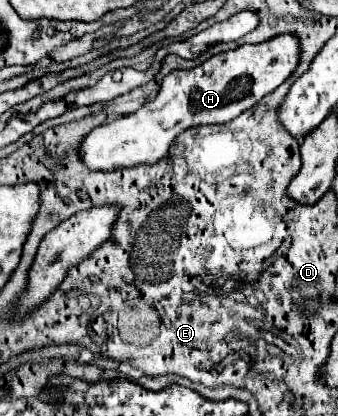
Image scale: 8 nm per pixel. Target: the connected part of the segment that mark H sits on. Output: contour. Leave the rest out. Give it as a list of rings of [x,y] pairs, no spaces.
[[[281,33],[259,45],[241,45],[233,51],[213,55],[203,65],[169,73],[157,97],[139,111],[95,127],[81,143],[81,159],[95,171],[133,167],[139,163],[157,163],[169,151],[171,141],[189,127],[229,123],[259,99],[275,91],[297,69],[301,57],[299,37]]]

